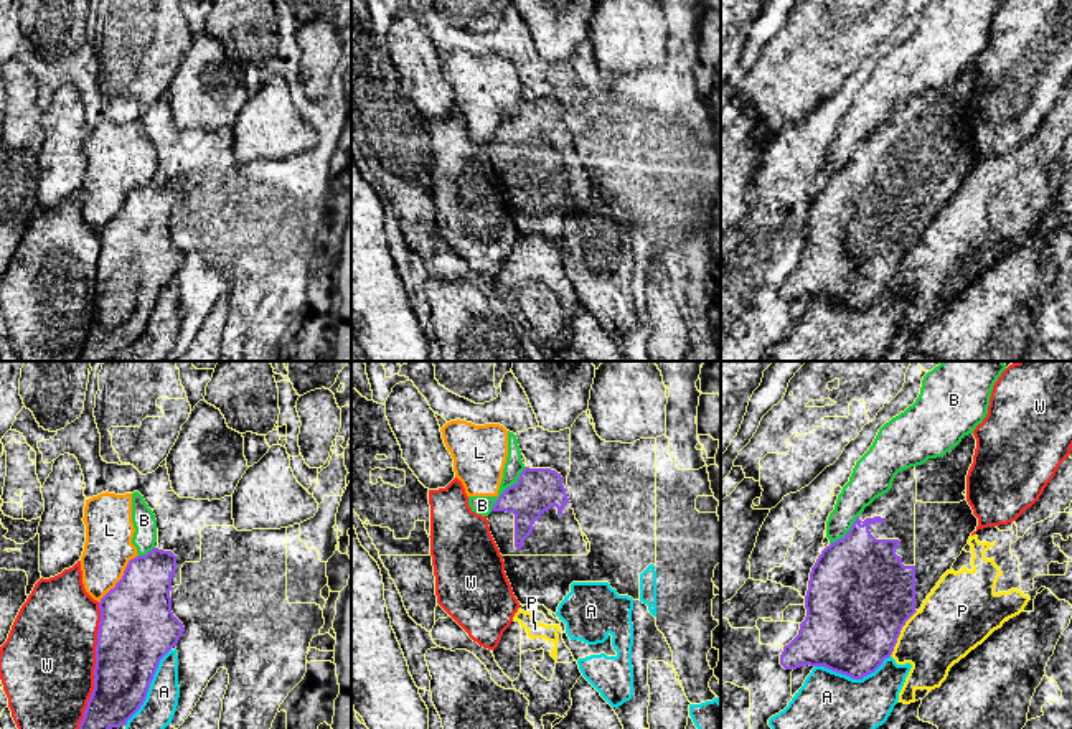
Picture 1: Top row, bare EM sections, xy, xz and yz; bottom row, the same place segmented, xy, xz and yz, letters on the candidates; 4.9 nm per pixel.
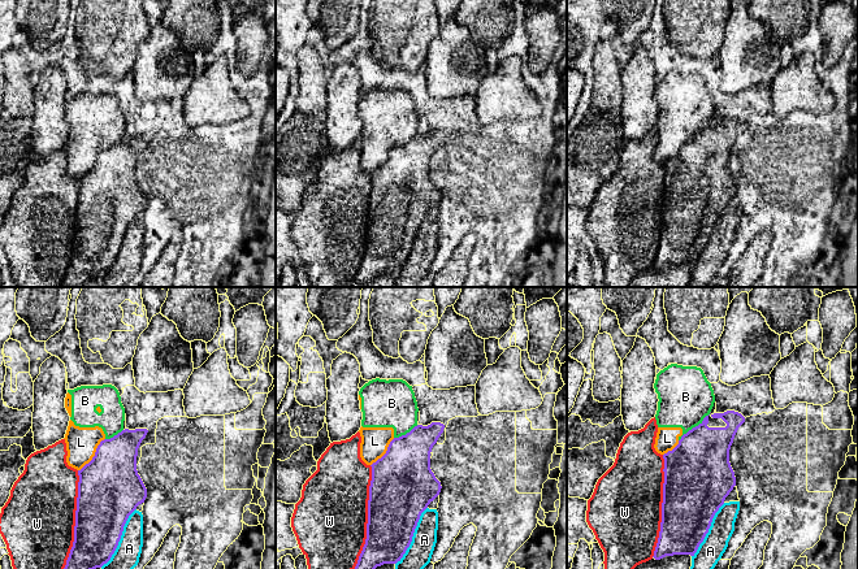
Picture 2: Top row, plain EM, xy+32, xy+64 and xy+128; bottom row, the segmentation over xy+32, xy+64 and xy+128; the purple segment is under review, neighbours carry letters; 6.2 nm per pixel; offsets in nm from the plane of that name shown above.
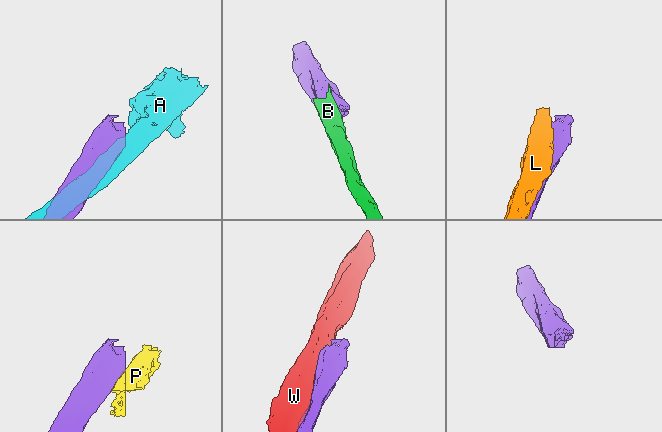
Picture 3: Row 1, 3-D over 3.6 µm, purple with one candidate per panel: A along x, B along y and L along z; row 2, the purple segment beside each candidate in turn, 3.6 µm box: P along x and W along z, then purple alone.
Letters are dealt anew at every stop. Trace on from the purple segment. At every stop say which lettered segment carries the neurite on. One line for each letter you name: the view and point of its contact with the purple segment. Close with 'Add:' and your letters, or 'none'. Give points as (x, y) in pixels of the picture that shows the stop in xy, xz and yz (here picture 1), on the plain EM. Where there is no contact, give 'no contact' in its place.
Add: none

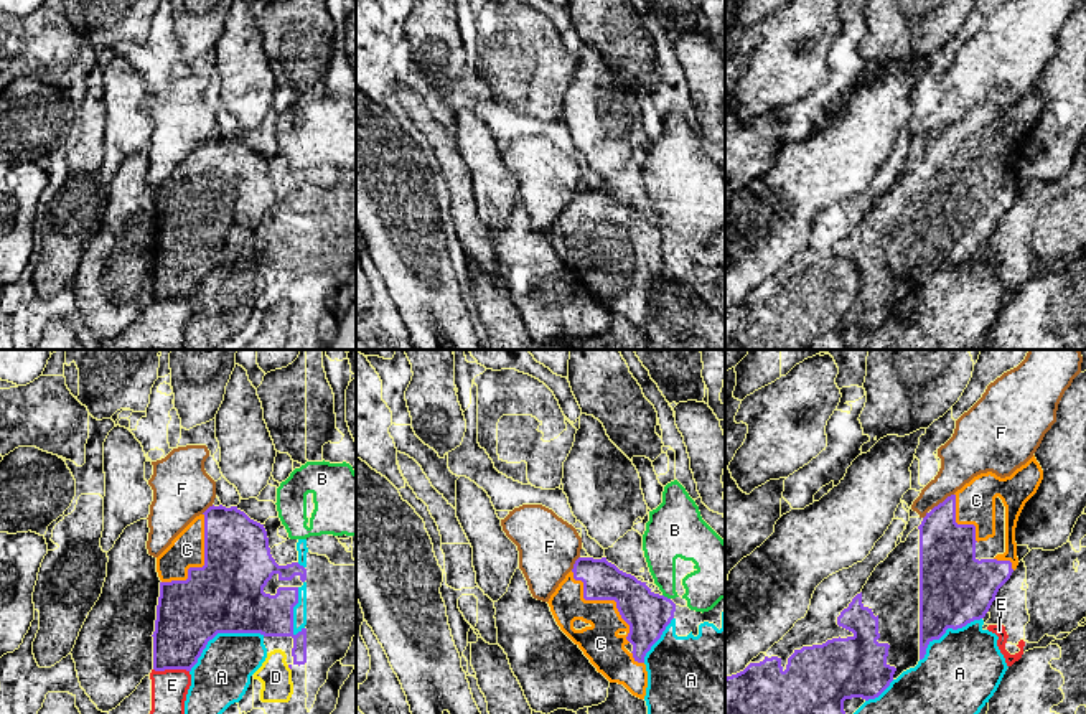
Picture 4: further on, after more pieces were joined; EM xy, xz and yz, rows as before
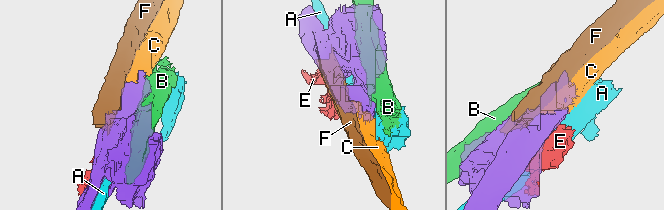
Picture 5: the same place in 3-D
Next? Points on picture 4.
C: contact xz (605, 230)
Add: C

